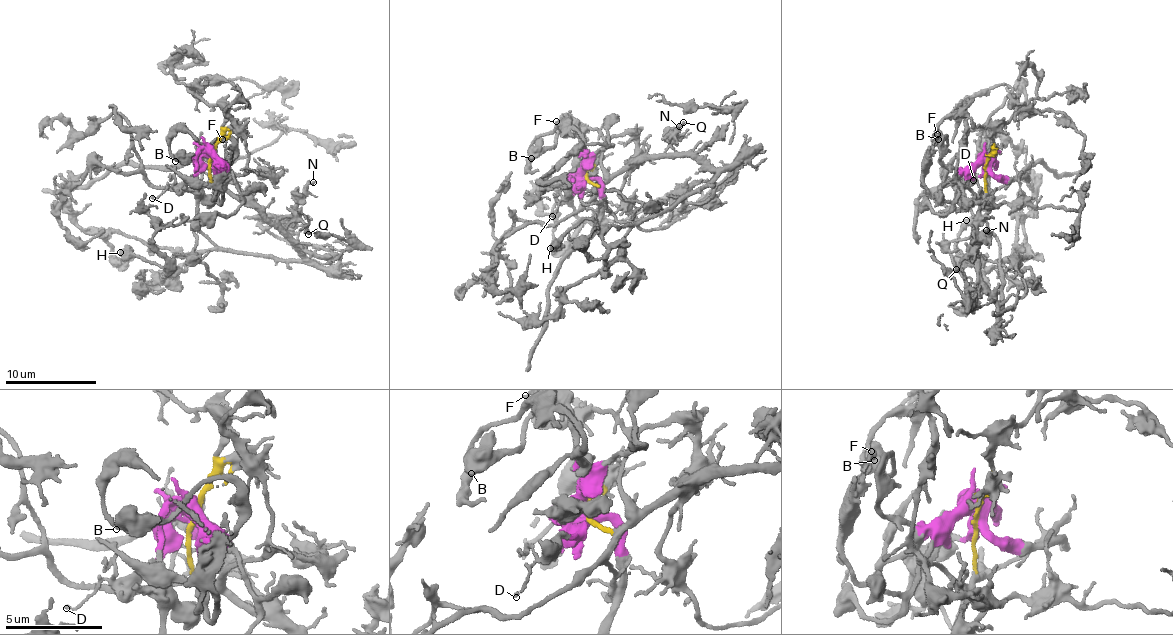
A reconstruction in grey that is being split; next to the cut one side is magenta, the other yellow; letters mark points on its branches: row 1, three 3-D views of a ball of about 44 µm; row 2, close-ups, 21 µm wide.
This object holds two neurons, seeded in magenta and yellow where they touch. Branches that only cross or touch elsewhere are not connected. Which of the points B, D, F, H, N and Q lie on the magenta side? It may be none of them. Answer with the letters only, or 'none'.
B, D, F

